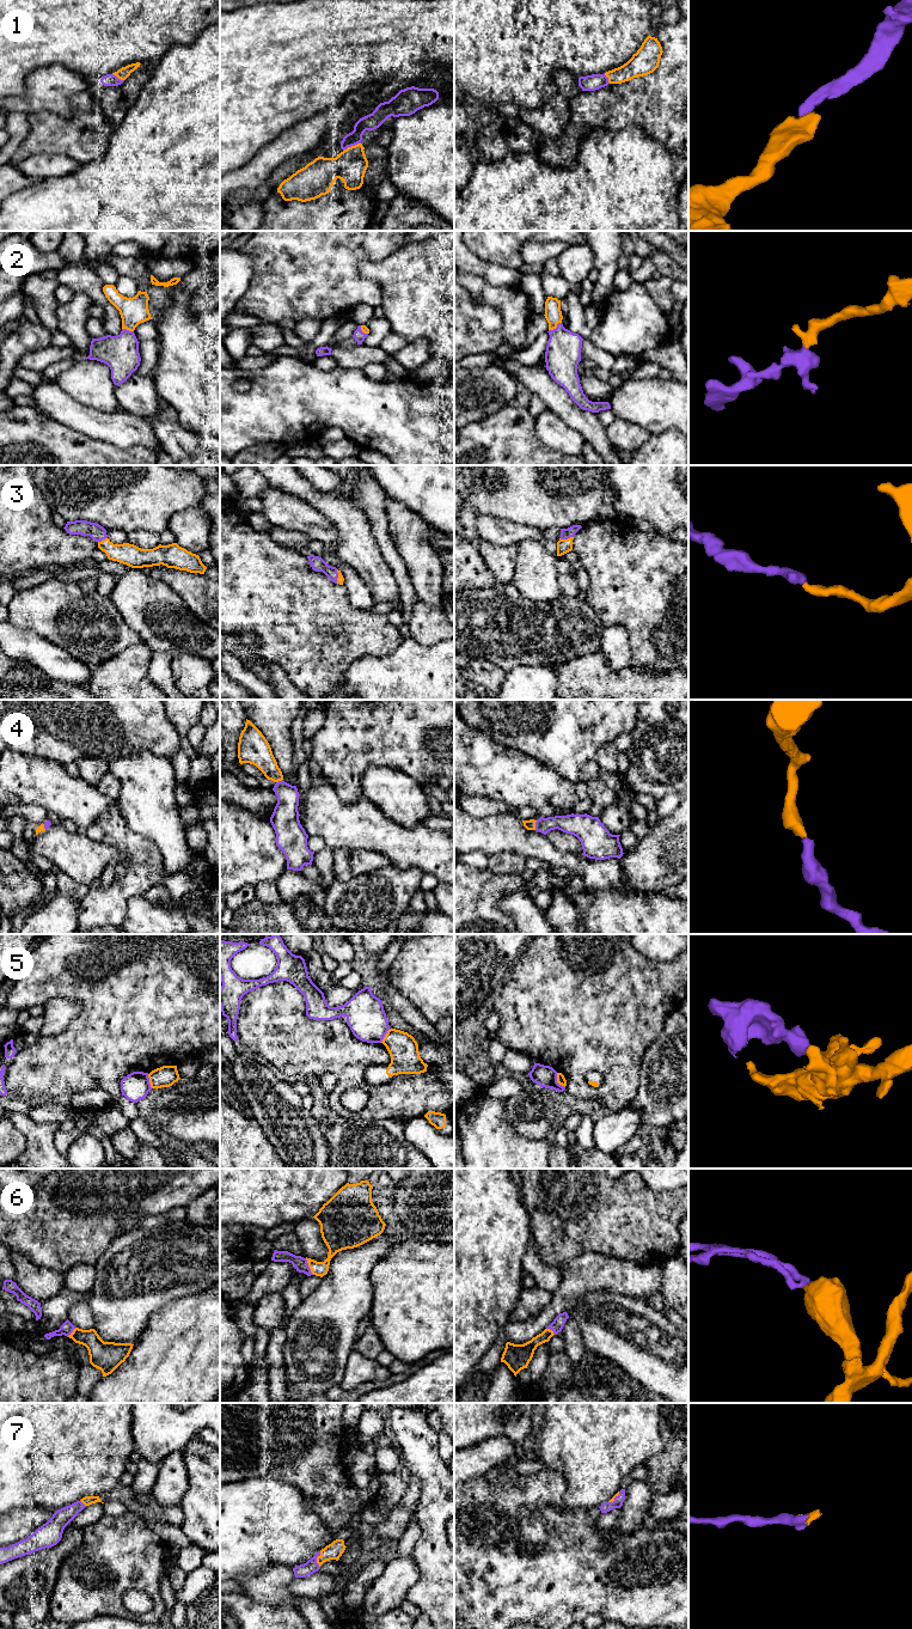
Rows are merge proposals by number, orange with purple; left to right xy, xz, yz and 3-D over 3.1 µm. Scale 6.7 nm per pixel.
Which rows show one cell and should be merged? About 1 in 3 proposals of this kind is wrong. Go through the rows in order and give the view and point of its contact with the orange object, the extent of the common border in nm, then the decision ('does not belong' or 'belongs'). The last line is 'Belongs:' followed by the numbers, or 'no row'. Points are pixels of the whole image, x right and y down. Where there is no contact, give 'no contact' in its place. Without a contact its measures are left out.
1: xz (352, 146) | 130 nm | belongs
2: yz (555, 328) | 110 nm | belongs
3: yz (565, 540) | 100 nm | belongs
4: yz (534, 825) | 70 nm | belongs
5: yz (557, 1081) | 120 nm | does not belong
6: xz (308, 1266) | 130 nm | belongs
7: xz (317, 1560) | 110 nm | belongs
Belongs: 1, 2, 3, 4, 6, 7

